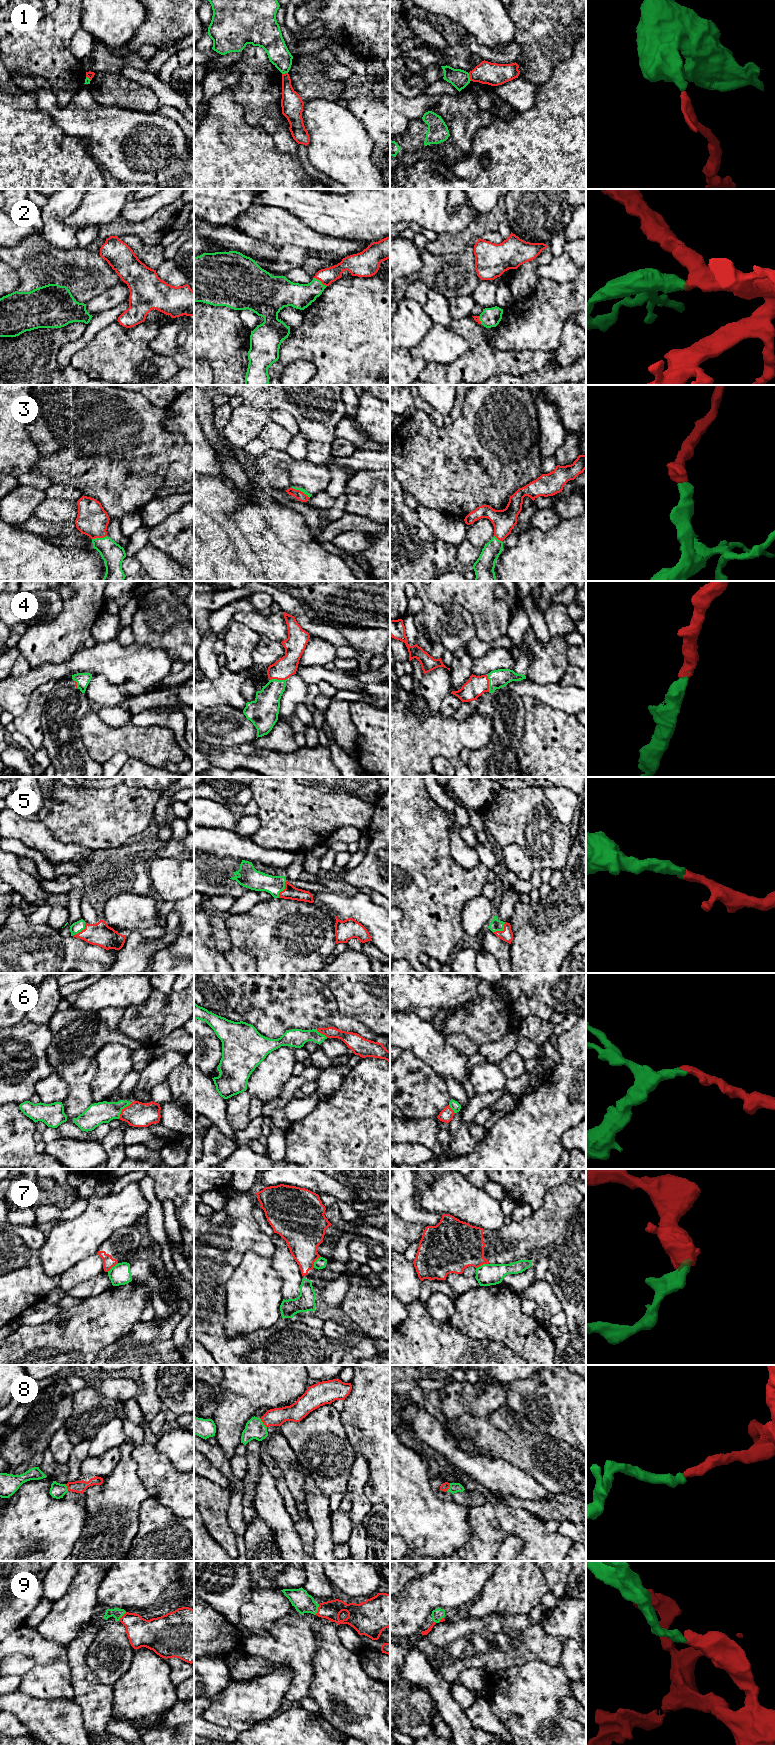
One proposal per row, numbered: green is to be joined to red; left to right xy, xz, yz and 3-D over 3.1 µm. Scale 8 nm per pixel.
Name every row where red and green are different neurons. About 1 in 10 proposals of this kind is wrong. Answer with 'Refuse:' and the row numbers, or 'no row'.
Refuse: 1, 7

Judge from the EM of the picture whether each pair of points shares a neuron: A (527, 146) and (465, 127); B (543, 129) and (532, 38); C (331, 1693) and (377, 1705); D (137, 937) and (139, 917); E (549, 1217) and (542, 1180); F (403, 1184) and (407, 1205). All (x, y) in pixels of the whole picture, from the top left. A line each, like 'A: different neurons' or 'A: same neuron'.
A: different neurons
B: different neurons
C: same neuron
D: different neurons
E: different neurons
F: same neuron

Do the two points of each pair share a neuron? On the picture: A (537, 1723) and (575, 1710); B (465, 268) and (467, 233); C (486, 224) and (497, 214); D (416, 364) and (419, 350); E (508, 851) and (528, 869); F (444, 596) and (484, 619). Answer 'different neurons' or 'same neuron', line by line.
A: different neurons
B: different neurons
C: same neuron
D: different neurons
E: same neuron
F: same neuron

